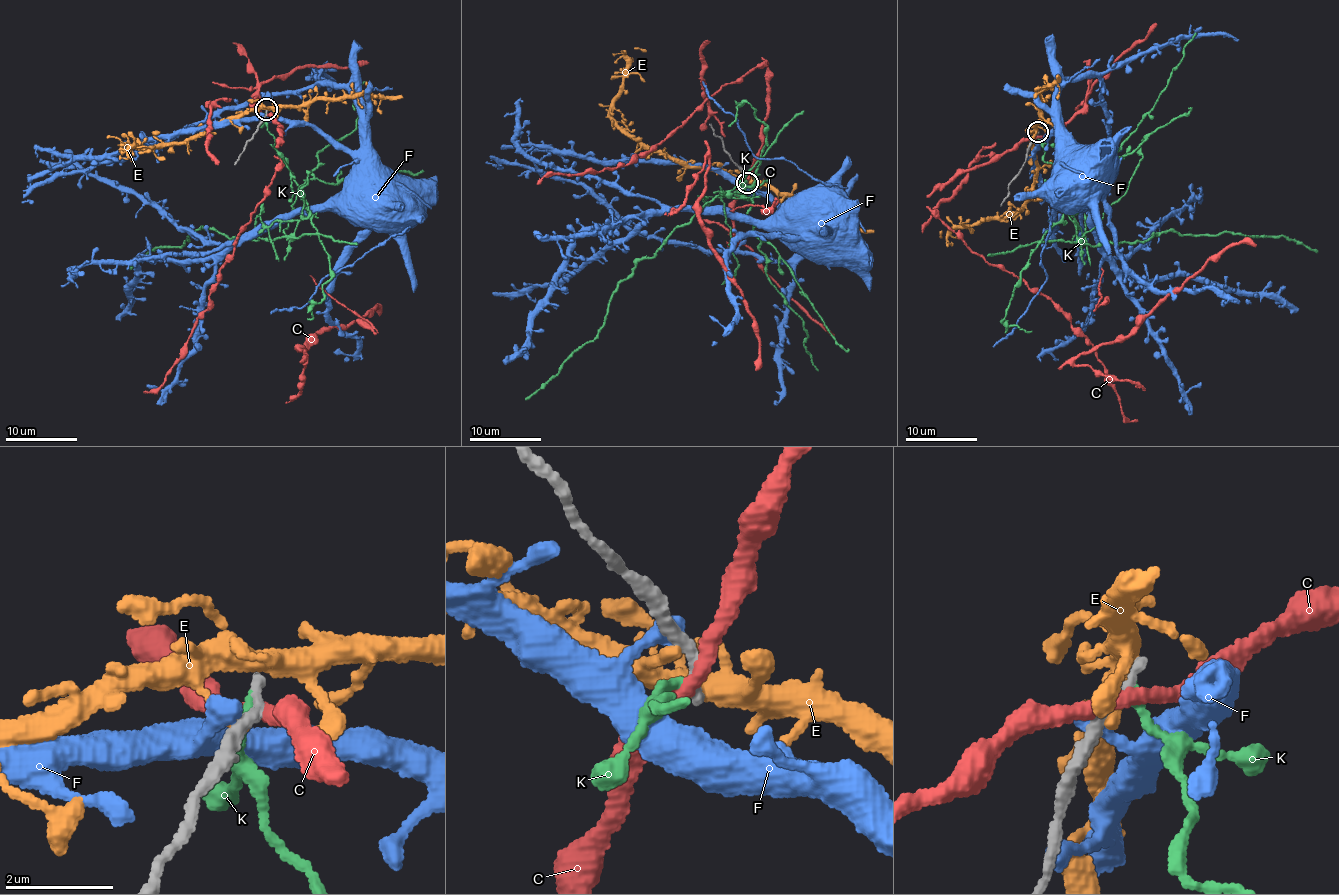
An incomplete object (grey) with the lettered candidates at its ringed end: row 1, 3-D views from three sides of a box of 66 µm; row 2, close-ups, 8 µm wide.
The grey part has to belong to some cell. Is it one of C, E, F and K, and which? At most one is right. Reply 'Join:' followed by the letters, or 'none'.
Join: none

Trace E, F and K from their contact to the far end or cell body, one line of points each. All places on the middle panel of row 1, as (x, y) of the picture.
E: (747, 182), (684, 167), (647, 150), (617, 124), (613, 99), (623, 52), (647, 51)
F: (744, 173), (739, 180), (748, 188), (765, 192), (787, 210), (810, 212), (806, 206), (820, 195), (818, 201)
K: (746, 181), (741, 192), (750, 199), (716, 195), (639, 259), (598, 336), (525, 399)

